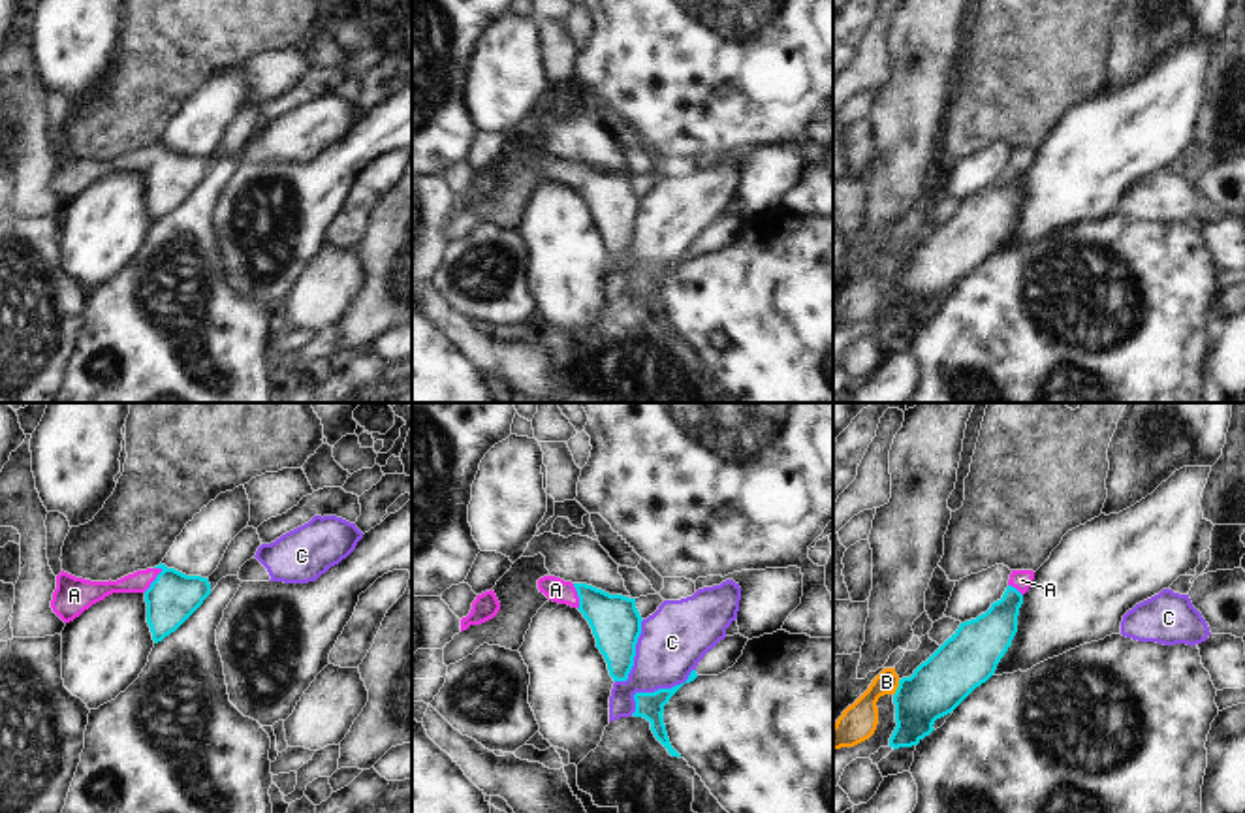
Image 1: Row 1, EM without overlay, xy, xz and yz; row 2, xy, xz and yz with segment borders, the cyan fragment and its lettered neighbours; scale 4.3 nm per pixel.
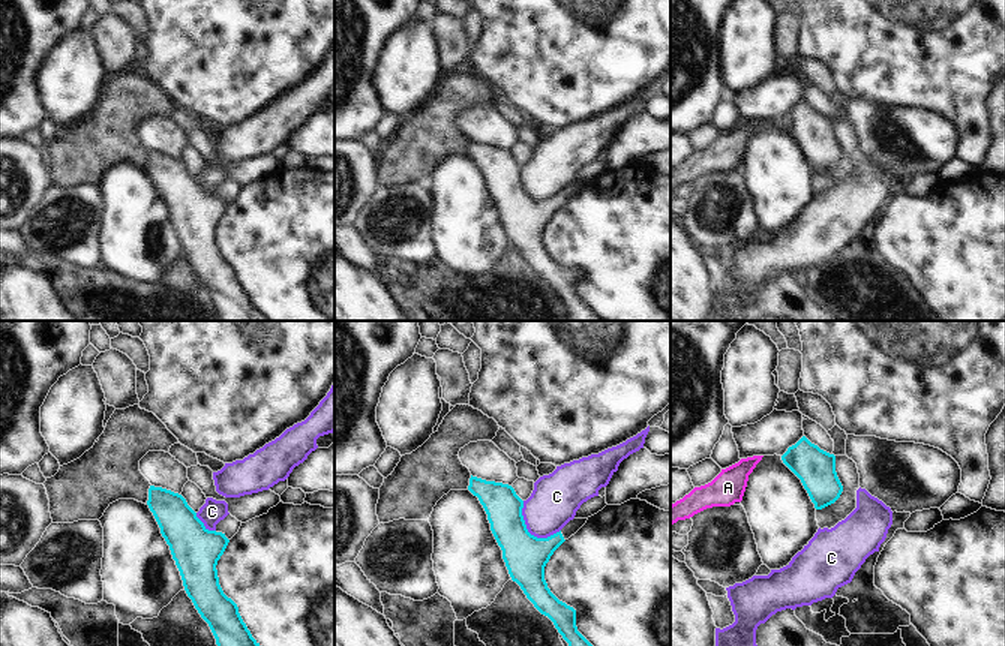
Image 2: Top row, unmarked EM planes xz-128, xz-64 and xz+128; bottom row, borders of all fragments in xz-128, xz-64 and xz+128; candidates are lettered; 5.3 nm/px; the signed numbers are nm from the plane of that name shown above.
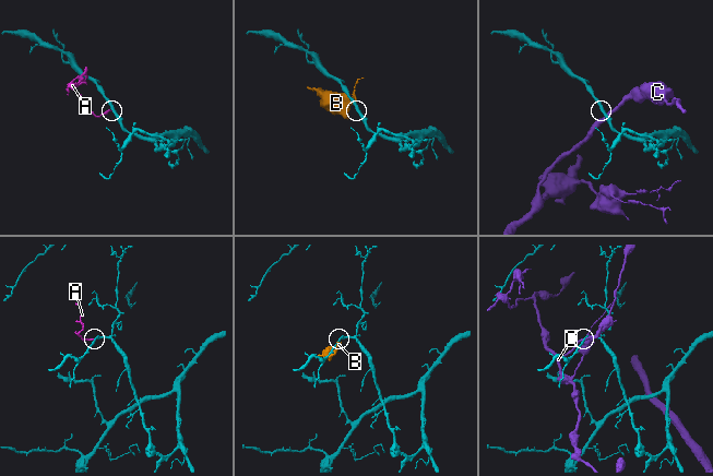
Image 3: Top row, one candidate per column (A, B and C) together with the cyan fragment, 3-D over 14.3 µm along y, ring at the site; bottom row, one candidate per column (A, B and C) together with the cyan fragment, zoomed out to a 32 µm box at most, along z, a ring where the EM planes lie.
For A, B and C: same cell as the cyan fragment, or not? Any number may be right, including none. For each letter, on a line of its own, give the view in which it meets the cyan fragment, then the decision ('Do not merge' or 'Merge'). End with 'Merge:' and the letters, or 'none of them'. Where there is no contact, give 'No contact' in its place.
A: Touches cyan in xy. Merge
B: Touches cyan in yz. Do not merge
C: Touches cyan in xz. Do not merge
Merge: A.

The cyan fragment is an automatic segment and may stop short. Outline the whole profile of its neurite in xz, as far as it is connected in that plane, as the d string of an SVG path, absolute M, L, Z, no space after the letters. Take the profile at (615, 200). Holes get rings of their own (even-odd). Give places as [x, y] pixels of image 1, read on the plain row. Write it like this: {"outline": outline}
{"outline": "M555 154L540 156L538 167L549 179L568 183L583 192L596 216L596 226L607 241L609 254L613 260L626 260L643 199L636 177L609 173L592 164L572 162Z"}

